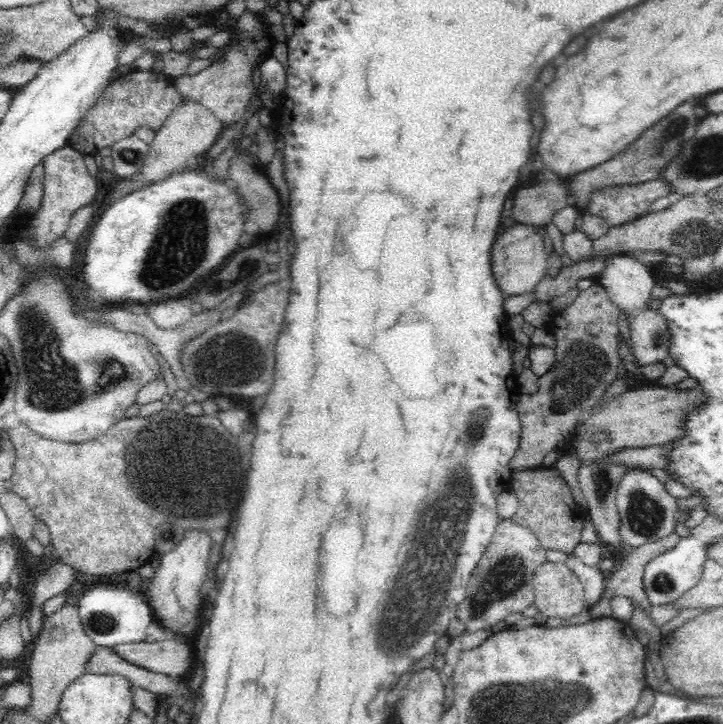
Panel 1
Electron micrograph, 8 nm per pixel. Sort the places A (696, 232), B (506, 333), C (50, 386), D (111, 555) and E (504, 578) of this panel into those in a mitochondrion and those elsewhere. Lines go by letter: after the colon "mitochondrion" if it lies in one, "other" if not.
A: mitochondrion
B: other
C: mitochondrion
D: other
E: mitochondrion

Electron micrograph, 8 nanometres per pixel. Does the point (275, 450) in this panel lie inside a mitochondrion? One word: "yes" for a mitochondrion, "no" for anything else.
no

